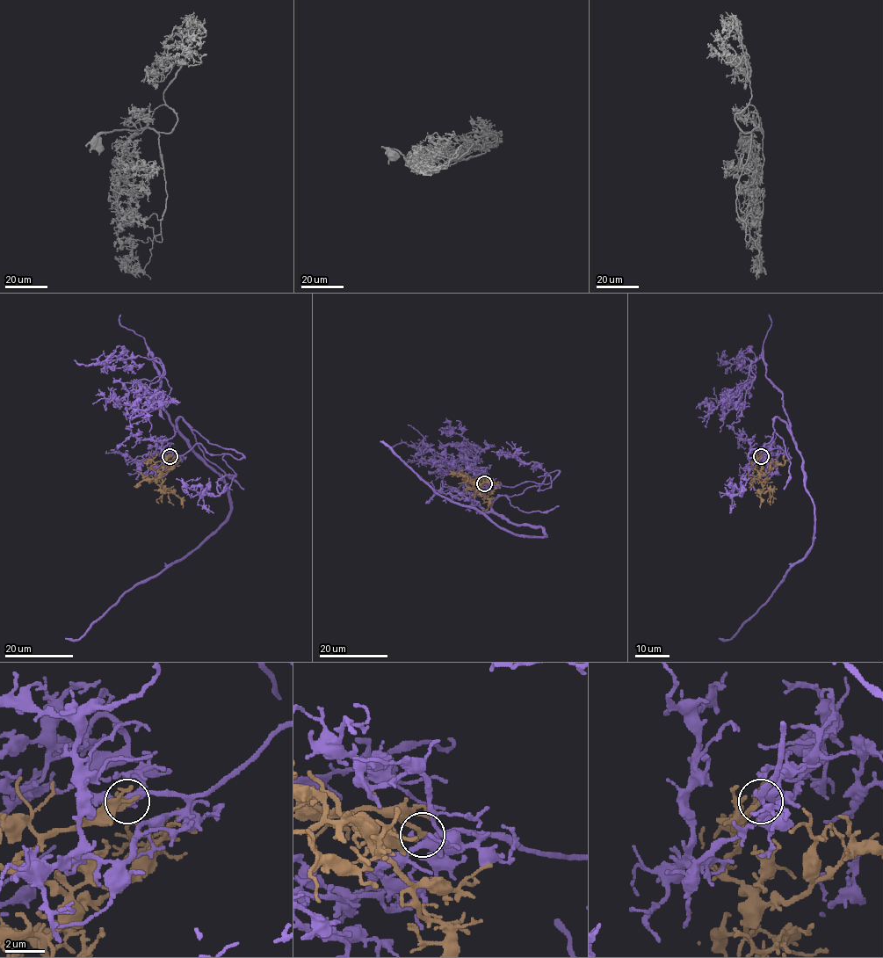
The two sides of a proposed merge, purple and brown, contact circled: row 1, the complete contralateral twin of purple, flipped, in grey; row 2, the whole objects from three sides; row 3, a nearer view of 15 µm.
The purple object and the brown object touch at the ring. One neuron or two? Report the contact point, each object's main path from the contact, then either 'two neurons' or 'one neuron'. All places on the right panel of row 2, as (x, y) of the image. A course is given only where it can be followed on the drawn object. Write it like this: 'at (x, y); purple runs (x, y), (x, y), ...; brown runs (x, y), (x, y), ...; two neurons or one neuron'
at (761, 456); purple runs (761, 456), (764, 443), (749, 455), (777, 417), (800, 453), (814, 538), (719, 638); brown runs (761, 456), (754, 468), (757, 471), (762, 492), (772, 490), (770, 505); one neuron

